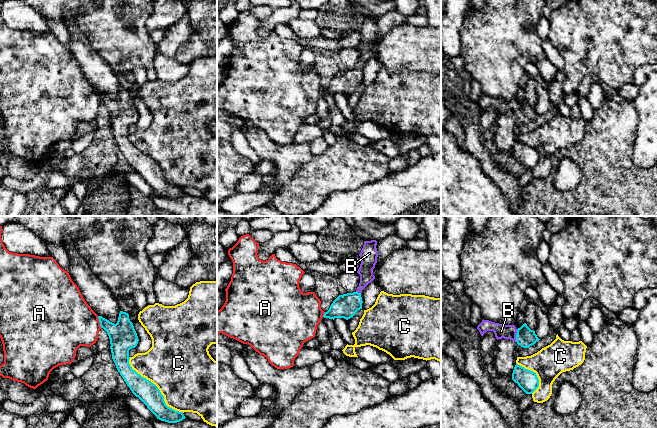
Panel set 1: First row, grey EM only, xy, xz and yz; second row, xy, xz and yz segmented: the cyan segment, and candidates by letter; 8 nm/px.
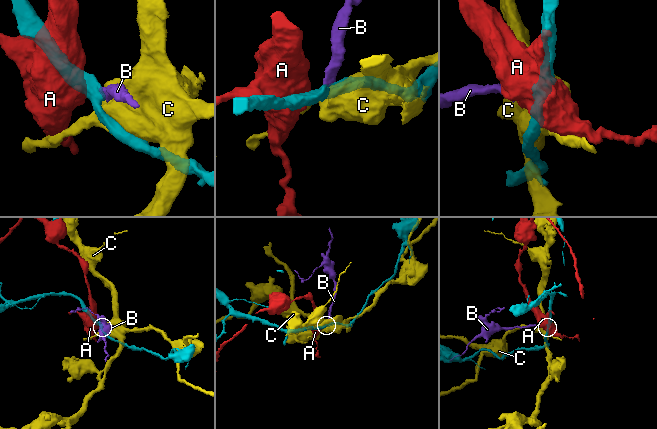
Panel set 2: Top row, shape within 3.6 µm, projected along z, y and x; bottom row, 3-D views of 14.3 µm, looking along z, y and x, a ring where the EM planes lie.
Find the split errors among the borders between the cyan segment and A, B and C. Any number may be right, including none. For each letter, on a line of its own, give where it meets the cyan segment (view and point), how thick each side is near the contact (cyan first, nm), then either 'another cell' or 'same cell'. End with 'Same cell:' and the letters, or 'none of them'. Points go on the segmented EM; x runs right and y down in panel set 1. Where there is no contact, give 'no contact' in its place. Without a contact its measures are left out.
A: meets cyan in xy at (100, 322); 220 nm thick on the cyan side, 420 nm on the other; another cell
B: meets cyan in yz at (516, 335); 160 nm thick on the cyan side, 110 nm on the other; same cell
C: meets cyan in xy at (156, 386); 170 nm thick on the cyan side, 500 nm on the other; another cell
Same cell: B

